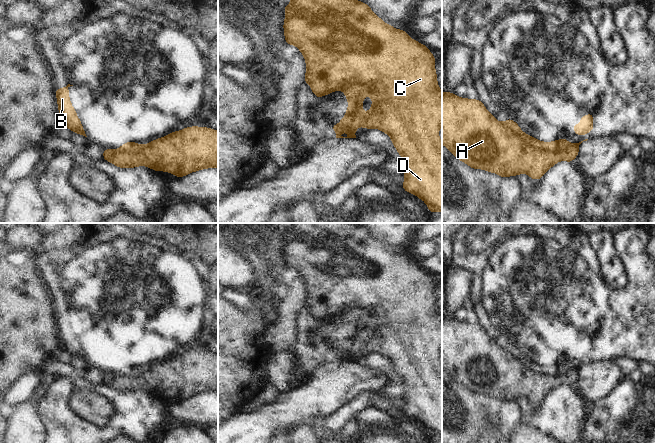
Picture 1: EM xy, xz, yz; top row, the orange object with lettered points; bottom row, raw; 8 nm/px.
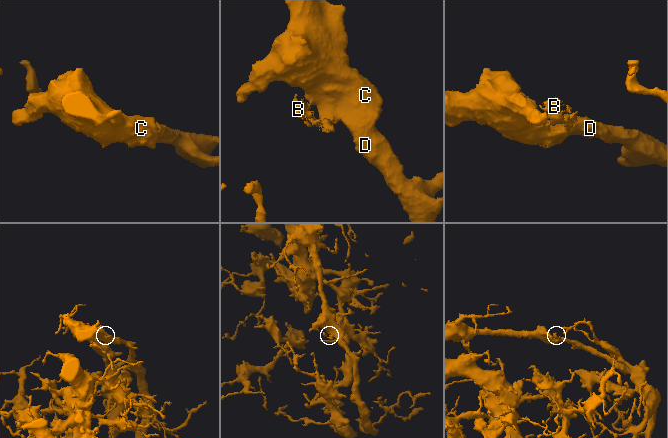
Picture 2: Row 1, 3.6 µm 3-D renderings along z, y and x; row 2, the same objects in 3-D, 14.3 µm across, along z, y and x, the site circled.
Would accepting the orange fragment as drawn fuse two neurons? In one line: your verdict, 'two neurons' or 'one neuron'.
two neurons

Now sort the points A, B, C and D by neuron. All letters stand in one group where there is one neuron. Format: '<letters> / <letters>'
A C D / B

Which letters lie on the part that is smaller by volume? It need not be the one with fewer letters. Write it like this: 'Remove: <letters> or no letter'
Remove: B

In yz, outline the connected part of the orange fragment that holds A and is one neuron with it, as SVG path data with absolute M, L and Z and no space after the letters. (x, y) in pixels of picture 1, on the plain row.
M447 315L442 317L442 369L472 393L496 397L502 402L525 397L537 405L556 387L572 387L579 378L577 369L558 375L555 367L527 359L510 342L505 346L497 345L479 323L462 322Z

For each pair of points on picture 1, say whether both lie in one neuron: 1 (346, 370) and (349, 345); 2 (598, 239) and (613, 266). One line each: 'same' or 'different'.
1: different
2: same

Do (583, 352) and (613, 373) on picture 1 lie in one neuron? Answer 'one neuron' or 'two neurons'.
two neurons

